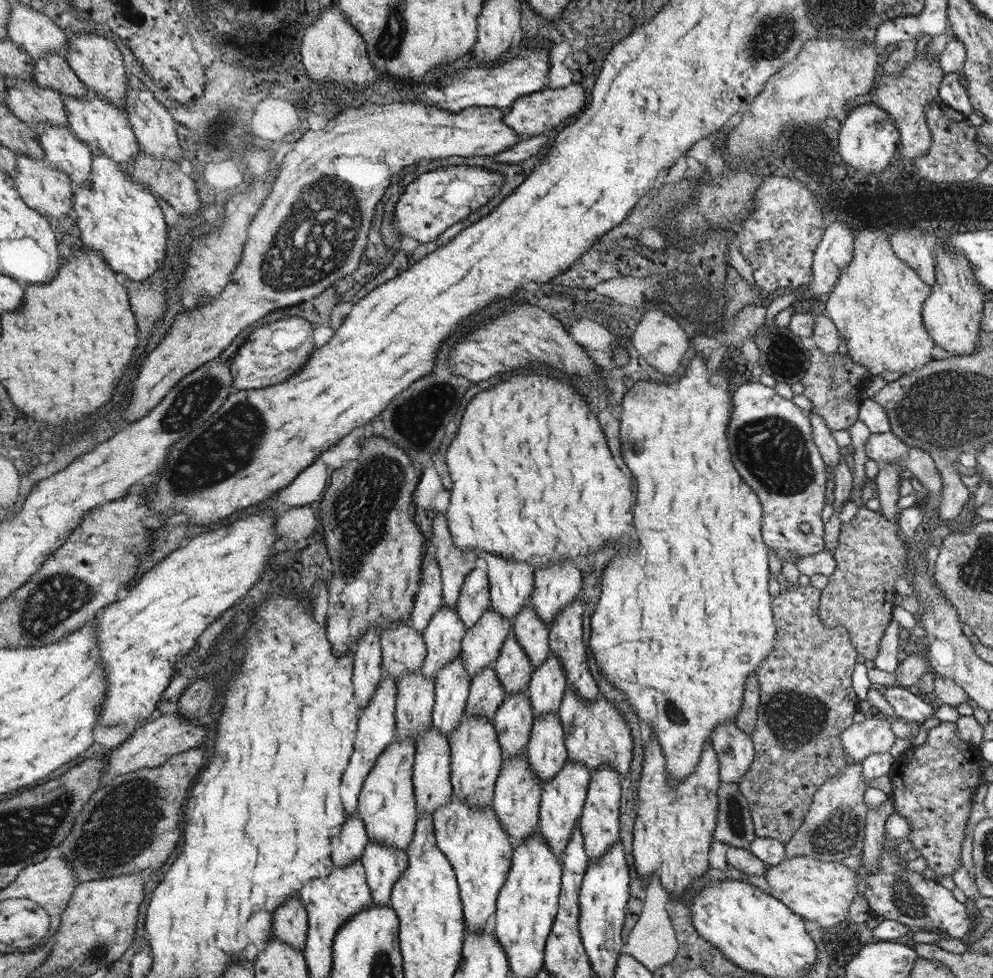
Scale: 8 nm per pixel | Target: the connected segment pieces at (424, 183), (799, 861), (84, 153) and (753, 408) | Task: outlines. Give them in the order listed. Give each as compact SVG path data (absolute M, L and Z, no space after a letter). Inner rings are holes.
M447 166L435 172L421 174L399 196L391 228L407 242L433 242L455 222L463 222L463 218L473 212L479 212L479 208L483 208L493 196L497 196L499 190L493 184L499 184L501 190L505 178L501 178L493 170L483 170L475 166Z
M803 856L789 860L783 858L781 864L767 866L763 878L771 888L771 896L781 900L803 920L819 924L823 930L831 930L831 926L843 924L847 918L849 904L853 902L855 894L859 894L857 872L835 862L827 862L827 864L817 862L817 858L803 858Z
M39 122L33 128L39 136L41 148L45 150L45 160L63 174L69 174L71 184L87 182L93 174L93 150L73 134L69 128L49 126Z
M747 382L739 386L733 392L733 400L737 400L737 408L733 408L733 424L729 424L729 448L733 448L733 460L737 460L737 470L753 488L757 488L757 496L761 496L761 504L765 504L765 524L761 524L761 532L765 532L765 540L769 540L769 548L781 558L781 562L793 554L793 562L797 562L803 556L817 554L823 548L823 524L819 518L819 512L823 508L823 500L827 496L827 474L825 474L825 462L819 458L819 448L813 446L809 430L809 420L803 410L799 410L791 400L785 400L773 392L773 388L767 388L759 382ZM785 516L813 516L805 520L791 520Z

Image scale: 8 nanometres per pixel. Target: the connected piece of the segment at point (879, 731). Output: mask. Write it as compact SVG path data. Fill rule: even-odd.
M877 716L873 720L863 720L861 724L851 722L851 726L841 734L841 744L847 756L855 762L863 762L873 754L887 754L897 736L891 732L891 720Z

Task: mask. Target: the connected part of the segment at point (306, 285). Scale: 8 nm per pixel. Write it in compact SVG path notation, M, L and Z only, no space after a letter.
M409 102L409 104L385 104L385 106L375 106L375 104L369 104L369 106L349 108L349 110L343 110L343 112L339 112L339 114L337 114L337 118L333 118L331 122L327 122L327 124L325 124L325 128L321 128L321 130L317 130L317 132L303 132L303 134L301 134L301 136L297 138L295 146L293 146L293 148L291 148L291 150L289 150L287 154L281 154L281 162L279 162L279 166L277 166L277 180L273 180L273 184L269 186L271 190L267 192L265 200L261 202L261 208L259 208L259 210L255 212L255 216L253 216L253 220L251 220L249 228L247 228L245 252L241 252L241 260L239 260L237 268L233 270L233 274L231 274L231 280L229 280L229 284L225 284L225 288L221 290L221 294L219 294L217 298L213 298L213 300L211 300L209 304L199 304L199 306L195 306L195 308L193 308L193 310L189 310L189 312L187 312L187 310L179 312L179 314L177 314L177 320L173 322L173 326L171 326L171 328L169 328L169 330L165 332L165 338L163 338L163 340L159 338L159 344L157 344L157 346L153 348L153 352L149 352L149 354L147 354L145 362L143 362L143 364L141 364L141 368L139 368L139 380L135 378L135 382L133 382L133 392L131 392L133 396L131 396L131 404L129 404L129 406L127 406L127 410L123 412L123 424L121 424L121 428L123 428L125 424L129 424L129 422L135 422L135 420L139 420L139 418L141 418L141 416L145 416L147 412L151 412L151 410L153 410L153 408L155 408L155 406L157 406L157 404L159 404L159 402L161 402L161 400L163 400L163 398L165 398L165 396L167 396L167 394L169 394L169 392L171 392L171 390L173 390L173 388L175 388L175 386L177 386L177 384L179 384L181 380L183 380L183 376L185 376L185 374L189 376L191 372L195 372L195 370L197 370L197 368L201 368L203 364L207 364L207 362L215 360L215 358L217 358L217 356L219 356L219 354L221 354L221 352L223 352L223 350L225 350L225 348L227 348L227 346L231 344L231 340L233 340L233 338L235 338L235 336L237 336L237 334L239 334L241 330L245 330L245 328L247 328L249 324L257 322L259 318L267 316L269 312L275 312L275 310L281 310L281 308L291 308L293 304L301 304L301 302L305 302L305 300L309 300L309 298L315 298L315 296L317 296L319 292L323 292L323 290L325 290L327 286L331 286L331 284L333 284L335 280L341 280L341 278L345 278L347 274L353 274L353 270L357 270L357 266L359 266L359 262L361 262L361 254L365 252L365 242L367 242L367 240L365 240L365 232L363 232L363 230L367 230L367 228L369 228L369 220L373 218L373 216L371 216L371 212L375 210L375 204L377 204L377 202L381 200L381 196L385 196L385 192L387 192L387 186L389 186L389 180L391 180L391 176L399 174L399 172L401 172L401 170L403 170L405 166L417 166L417 162L419 162L421 158L425 158L427 162L431 162L431 160L437 160L437 158L449 158L449 156L463 156L463 158L469 158L469 156L487 156L487 158L493 158L495 154L499 154L499 152L503 152L503 150L509 150L511 146L519 144L521 140L523 140L523 138L519 138L519 136L517 136L517 134L515 134L515 132L513 132L513 130L509 128L509 126L505 126L505 118L501 116L501 112L499 112L497 108L465 108L465 112L457 112L457 114L451 114L451 112L439 110L439 108L435 108L435 106L425 106L425 104L417 104L417 102Z

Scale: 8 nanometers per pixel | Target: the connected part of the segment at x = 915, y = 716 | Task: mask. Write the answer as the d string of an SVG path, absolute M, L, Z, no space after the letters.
M887 686L887 690L883 692L883 698L889 702L895 716L903 718L907 722L923 724L925 720L933 718L933 714L935 714L933 706L925 704L921 698L913 696L911 692L907 692L899 686Z

